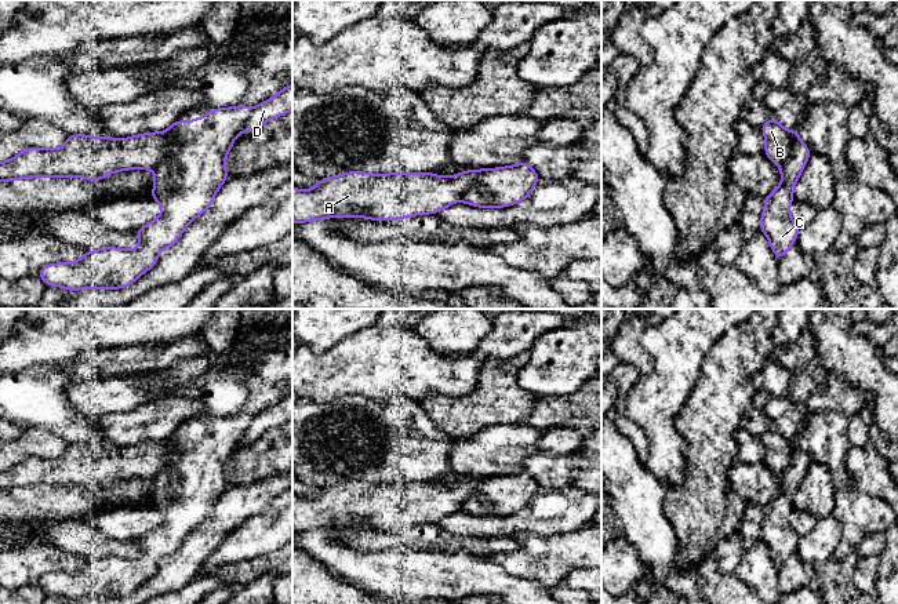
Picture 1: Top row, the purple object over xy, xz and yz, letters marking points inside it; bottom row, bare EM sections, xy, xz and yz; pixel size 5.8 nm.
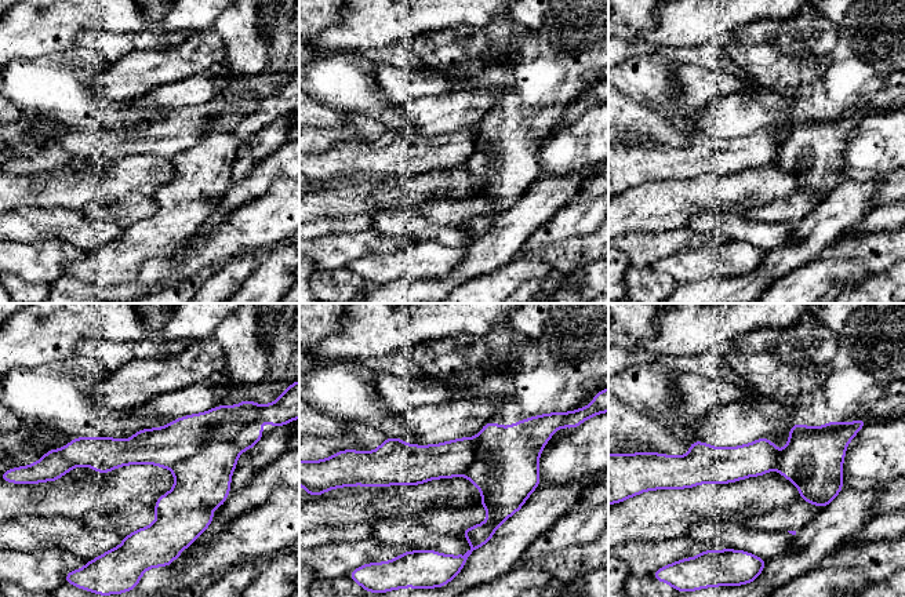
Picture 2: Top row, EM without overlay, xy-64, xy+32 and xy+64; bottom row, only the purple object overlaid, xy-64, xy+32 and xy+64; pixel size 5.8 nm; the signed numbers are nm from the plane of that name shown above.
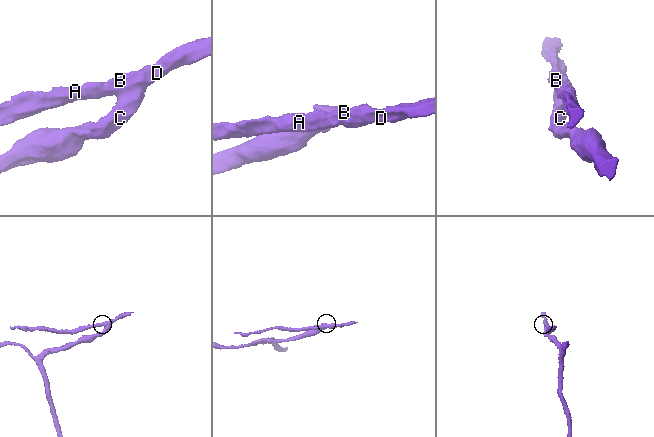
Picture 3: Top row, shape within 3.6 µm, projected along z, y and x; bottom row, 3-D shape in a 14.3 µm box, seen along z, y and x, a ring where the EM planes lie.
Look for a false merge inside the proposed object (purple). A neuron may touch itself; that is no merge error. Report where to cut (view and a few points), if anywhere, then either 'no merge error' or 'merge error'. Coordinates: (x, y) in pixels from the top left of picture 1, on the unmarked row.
cut in xy along (167, 439), (177, 451), (177, 455), (153, 477); merge error

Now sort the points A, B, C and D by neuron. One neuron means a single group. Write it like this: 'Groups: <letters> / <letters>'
Groups: A B D / C

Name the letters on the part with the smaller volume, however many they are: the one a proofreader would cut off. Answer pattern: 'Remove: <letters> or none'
Remove: A, B, D

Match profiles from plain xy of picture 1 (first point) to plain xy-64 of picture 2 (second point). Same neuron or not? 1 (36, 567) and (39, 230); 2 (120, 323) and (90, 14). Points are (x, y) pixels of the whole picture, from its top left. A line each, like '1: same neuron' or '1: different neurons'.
1: different neurons
2: same neuron

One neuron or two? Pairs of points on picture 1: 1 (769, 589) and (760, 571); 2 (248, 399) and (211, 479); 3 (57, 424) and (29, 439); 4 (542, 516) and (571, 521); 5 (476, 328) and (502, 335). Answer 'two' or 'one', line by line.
1: one
2: one
3: two
4: one
5: two

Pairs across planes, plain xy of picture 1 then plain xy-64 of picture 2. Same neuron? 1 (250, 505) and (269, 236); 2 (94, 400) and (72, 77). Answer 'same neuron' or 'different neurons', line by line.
1: different neurons
2: different neurons

